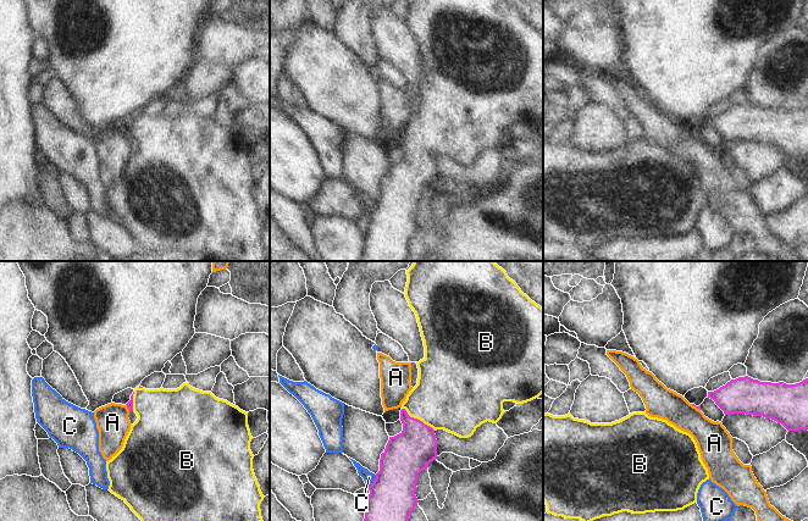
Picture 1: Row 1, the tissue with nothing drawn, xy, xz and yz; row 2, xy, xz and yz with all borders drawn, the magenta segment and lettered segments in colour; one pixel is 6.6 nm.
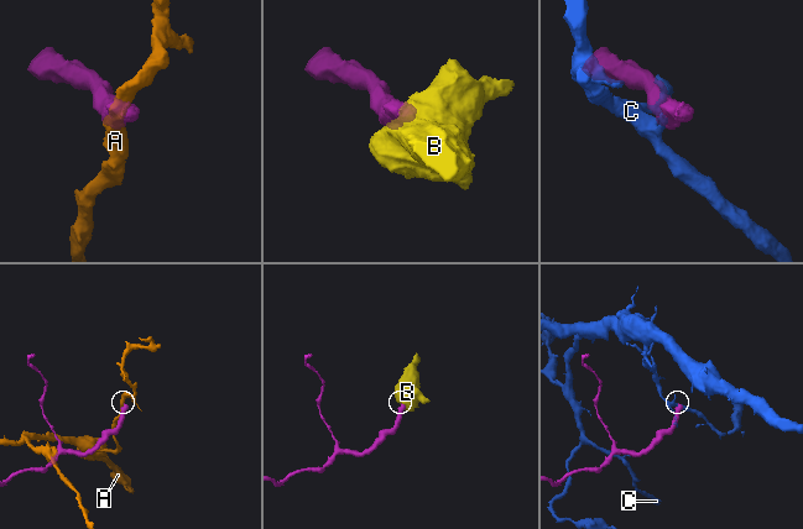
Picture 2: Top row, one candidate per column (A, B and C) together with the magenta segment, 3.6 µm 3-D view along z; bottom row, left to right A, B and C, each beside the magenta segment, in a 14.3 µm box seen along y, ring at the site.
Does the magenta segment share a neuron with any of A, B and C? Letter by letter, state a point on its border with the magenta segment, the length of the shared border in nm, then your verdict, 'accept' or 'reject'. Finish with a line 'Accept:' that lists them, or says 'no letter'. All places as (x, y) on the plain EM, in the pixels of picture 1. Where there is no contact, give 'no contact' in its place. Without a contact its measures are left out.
A: contact yz (696, 133); length 80 nm; reject
B: contact xz (416, 145); length 260 nm; accept
C: contact xz (374, 208); length 100 nm; reject
Accept: B

